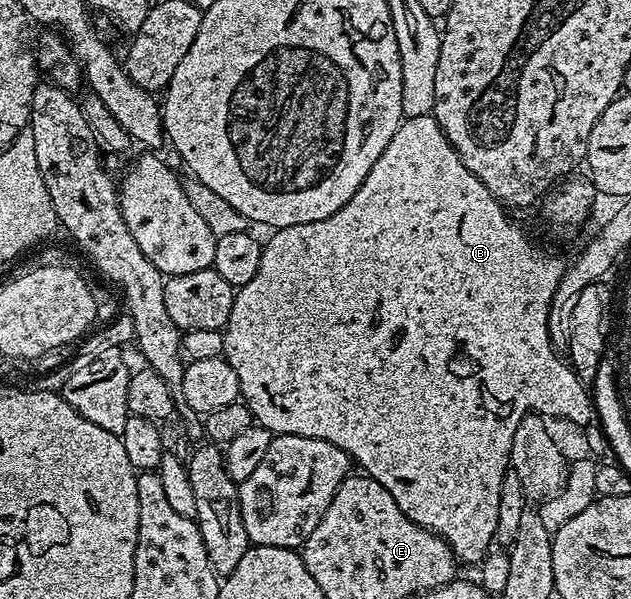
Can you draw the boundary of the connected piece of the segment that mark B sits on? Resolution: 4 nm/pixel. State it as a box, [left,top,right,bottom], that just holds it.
[223,116,595,566]

